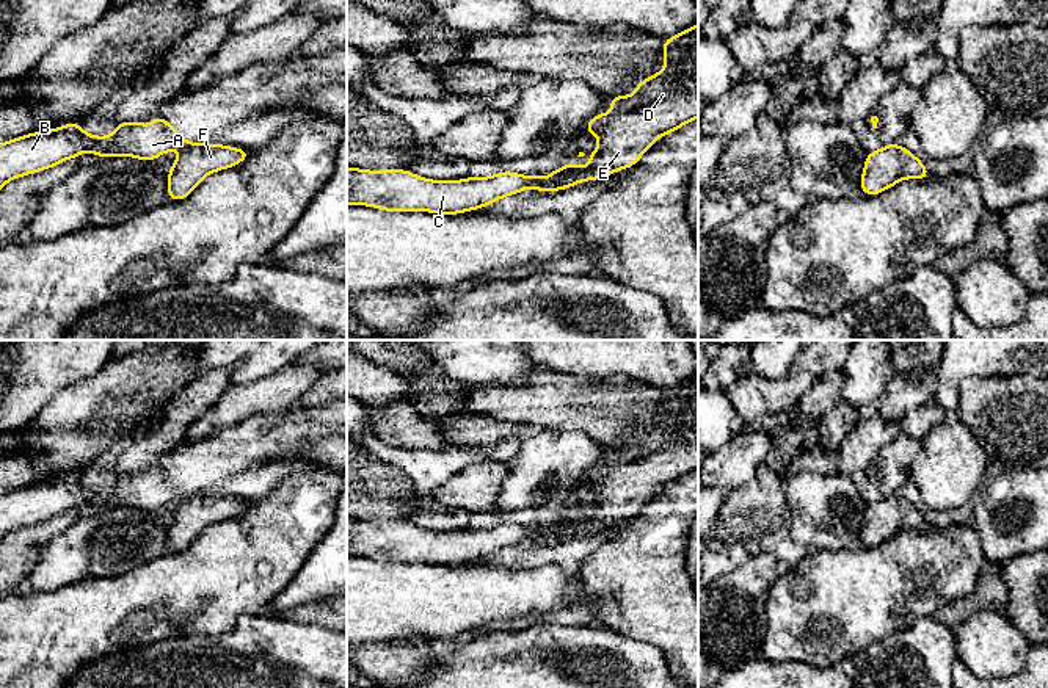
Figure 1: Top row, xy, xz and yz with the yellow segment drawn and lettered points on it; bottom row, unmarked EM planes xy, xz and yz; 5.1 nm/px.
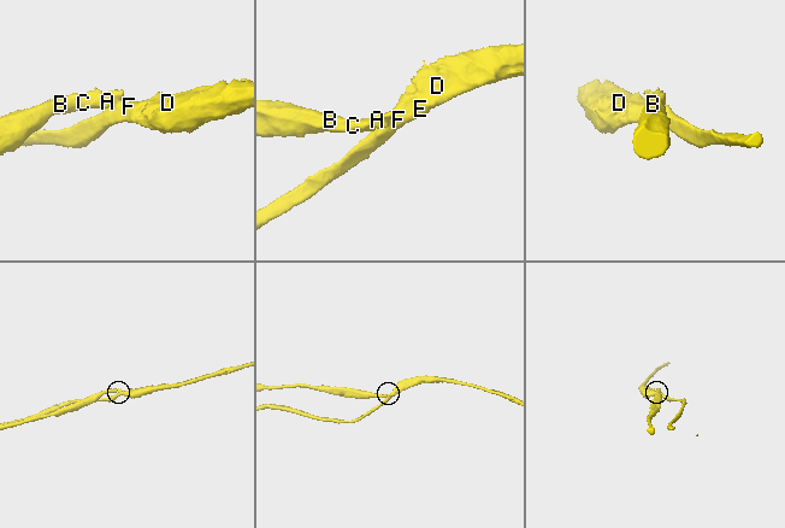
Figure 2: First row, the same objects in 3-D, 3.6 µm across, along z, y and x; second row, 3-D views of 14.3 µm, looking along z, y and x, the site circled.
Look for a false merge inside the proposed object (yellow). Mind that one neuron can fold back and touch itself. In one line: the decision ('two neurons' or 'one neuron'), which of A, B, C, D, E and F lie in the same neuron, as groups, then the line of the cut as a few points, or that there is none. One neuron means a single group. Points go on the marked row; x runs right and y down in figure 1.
two neurons; A B C / D E F; cut in xy along (203, 143), (182, 149)

